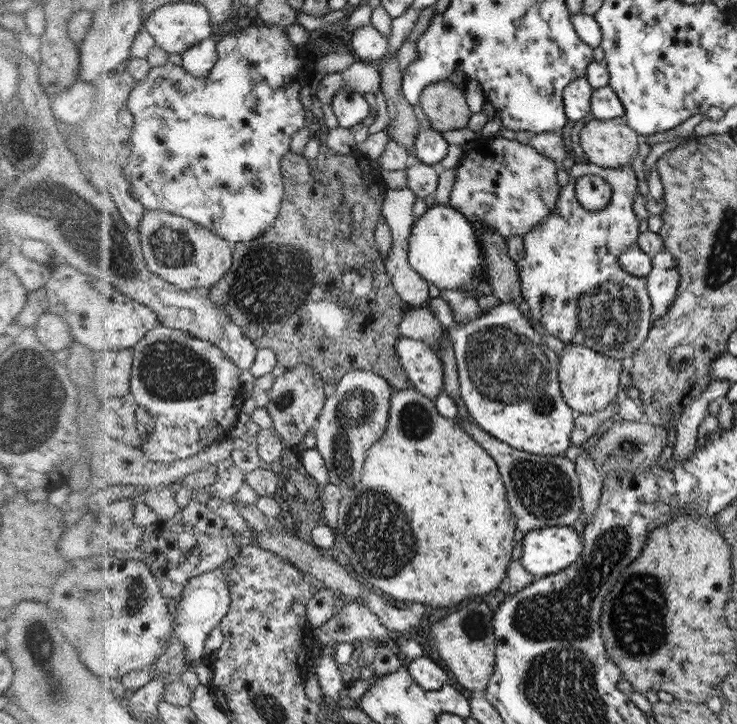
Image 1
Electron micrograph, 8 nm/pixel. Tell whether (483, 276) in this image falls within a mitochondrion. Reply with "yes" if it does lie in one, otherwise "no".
no

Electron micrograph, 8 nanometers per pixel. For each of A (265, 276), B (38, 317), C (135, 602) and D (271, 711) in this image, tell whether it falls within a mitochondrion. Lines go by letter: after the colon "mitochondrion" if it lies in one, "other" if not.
A: mitochondrion
B: other
C: mitochondrion
D: mitochondrion

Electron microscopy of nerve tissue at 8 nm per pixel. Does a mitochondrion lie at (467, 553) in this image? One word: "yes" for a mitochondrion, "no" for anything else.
no

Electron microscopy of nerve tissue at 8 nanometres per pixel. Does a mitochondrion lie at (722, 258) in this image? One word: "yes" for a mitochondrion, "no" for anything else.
yes

